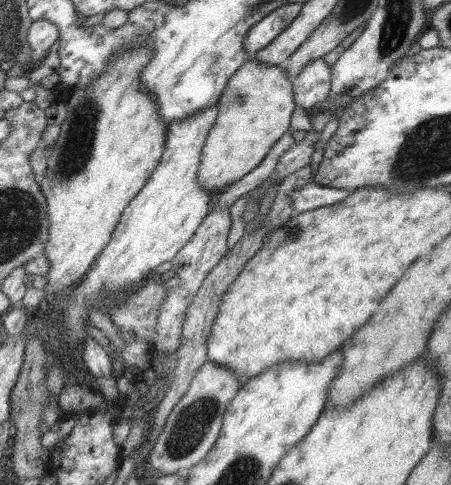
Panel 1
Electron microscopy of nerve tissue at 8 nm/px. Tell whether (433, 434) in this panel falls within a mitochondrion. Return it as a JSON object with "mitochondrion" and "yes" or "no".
{"mitochondrion":"no"}

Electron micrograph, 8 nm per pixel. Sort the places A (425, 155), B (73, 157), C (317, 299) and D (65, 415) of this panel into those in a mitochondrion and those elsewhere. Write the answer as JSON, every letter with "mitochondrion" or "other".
{"A":"mitochondrion","B":"mitochondrion","C":"other","D":"other"}

